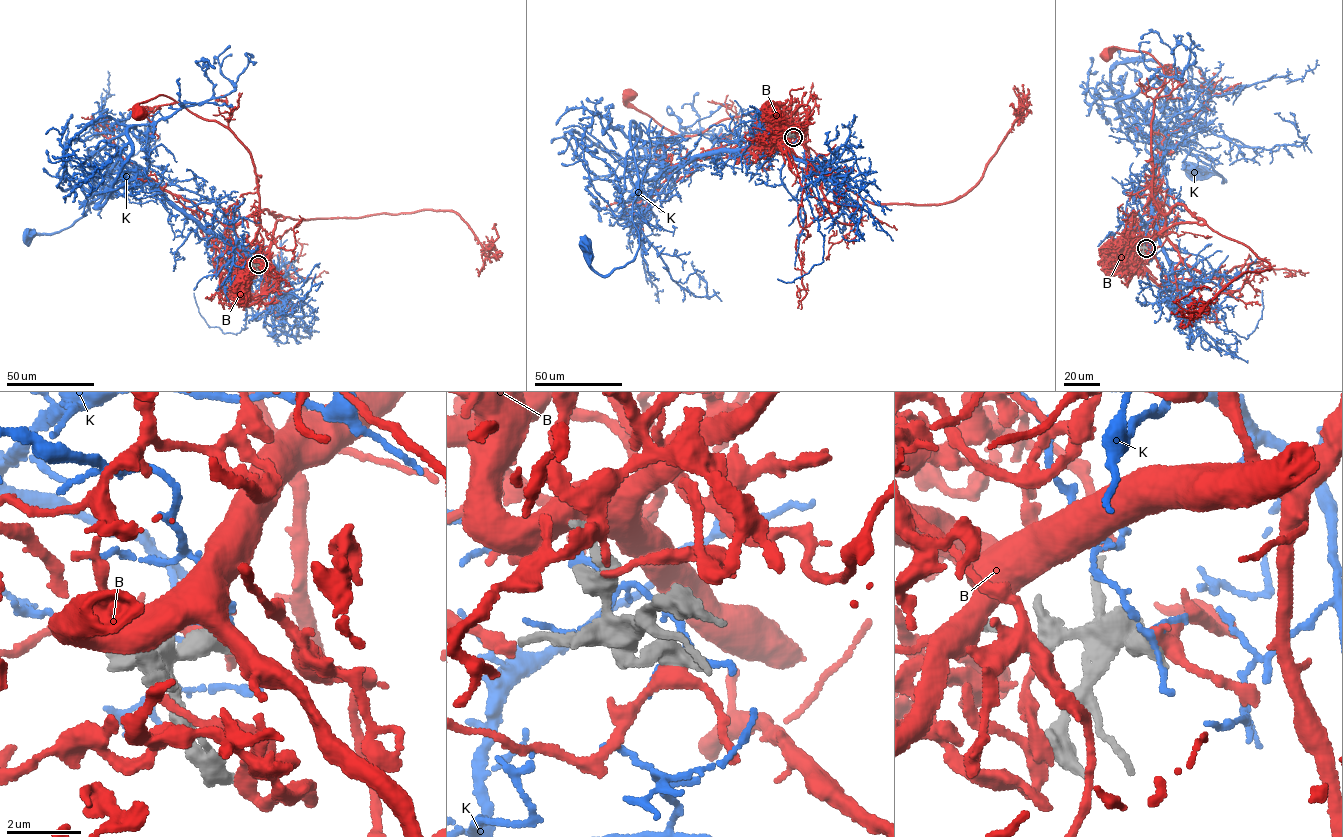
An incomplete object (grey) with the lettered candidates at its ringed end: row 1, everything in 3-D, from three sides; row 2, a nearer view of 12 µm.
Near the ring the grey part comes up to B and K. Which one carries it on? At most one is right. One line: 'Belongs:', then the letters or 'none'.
Belongs: B

